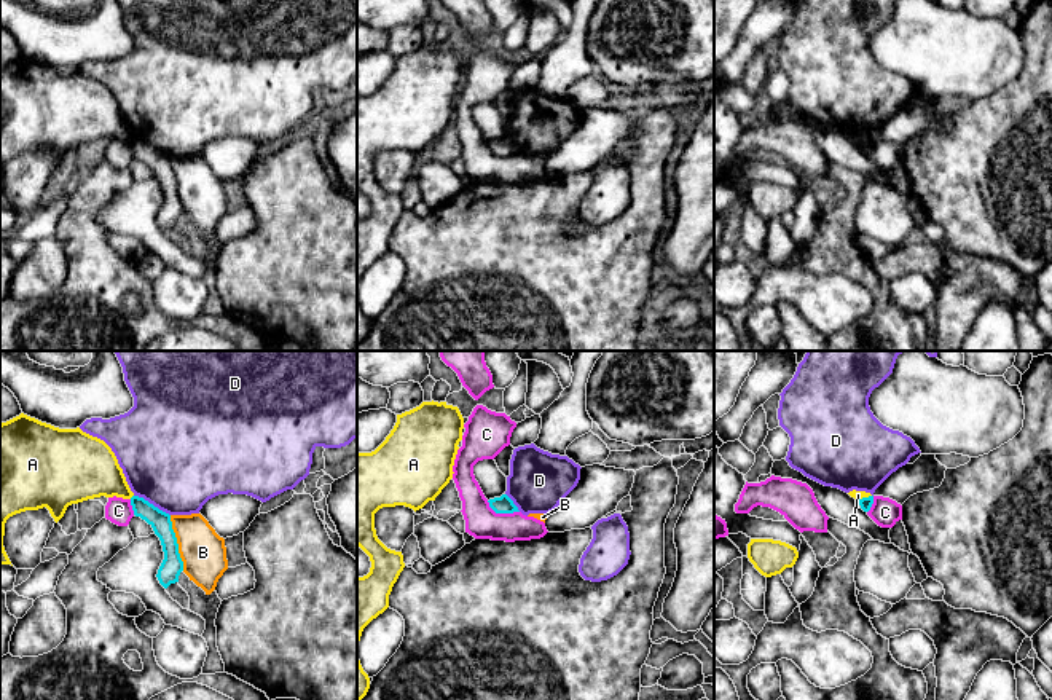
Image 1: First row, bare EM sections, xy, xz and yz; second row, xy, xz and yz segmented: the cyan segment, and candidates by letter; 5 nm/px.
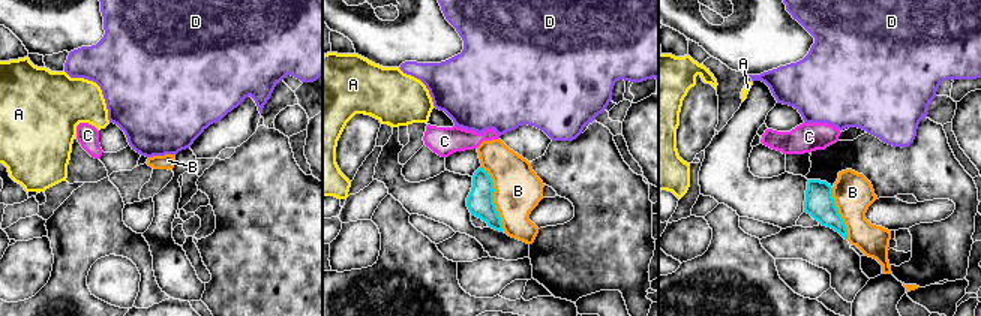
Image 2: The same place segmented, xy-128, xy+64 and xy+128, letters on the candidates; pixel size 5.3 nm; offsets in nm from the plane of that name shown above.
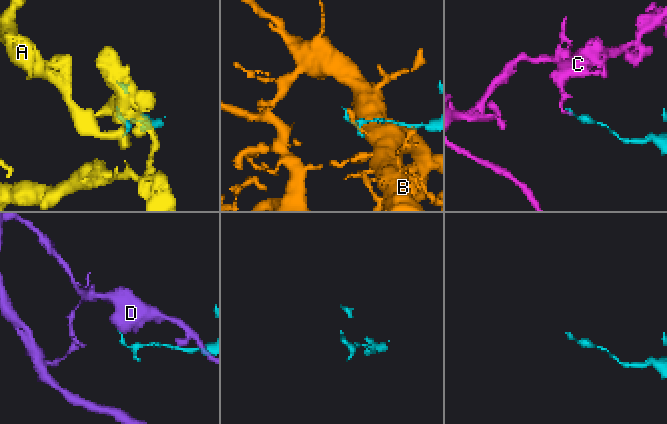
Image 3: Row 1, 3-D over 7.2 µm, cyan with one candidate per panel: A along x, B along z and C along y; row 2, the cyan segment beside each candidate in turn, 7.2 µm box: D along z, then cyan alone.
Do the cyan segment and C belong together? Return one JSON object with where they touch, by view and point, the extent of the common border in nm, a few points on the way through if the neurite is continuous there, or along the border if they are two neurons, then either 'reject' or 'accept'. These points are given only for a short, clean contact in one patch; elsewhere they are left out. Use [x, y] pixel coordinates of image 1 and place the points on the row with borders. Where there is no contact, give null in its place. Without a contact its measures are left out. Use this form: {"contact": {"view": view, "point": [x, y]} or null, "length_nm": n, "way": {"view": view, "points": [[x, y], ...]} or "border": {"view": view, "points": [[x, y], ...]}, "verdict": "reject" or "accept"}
{"contact": {"view": "xz", "point": [502, 512]}, "length_nm": 180, "border": {"view": "xz", "points": [[486, 501], [496, 512], [518, 512]]}, "verdict": "reject"}

